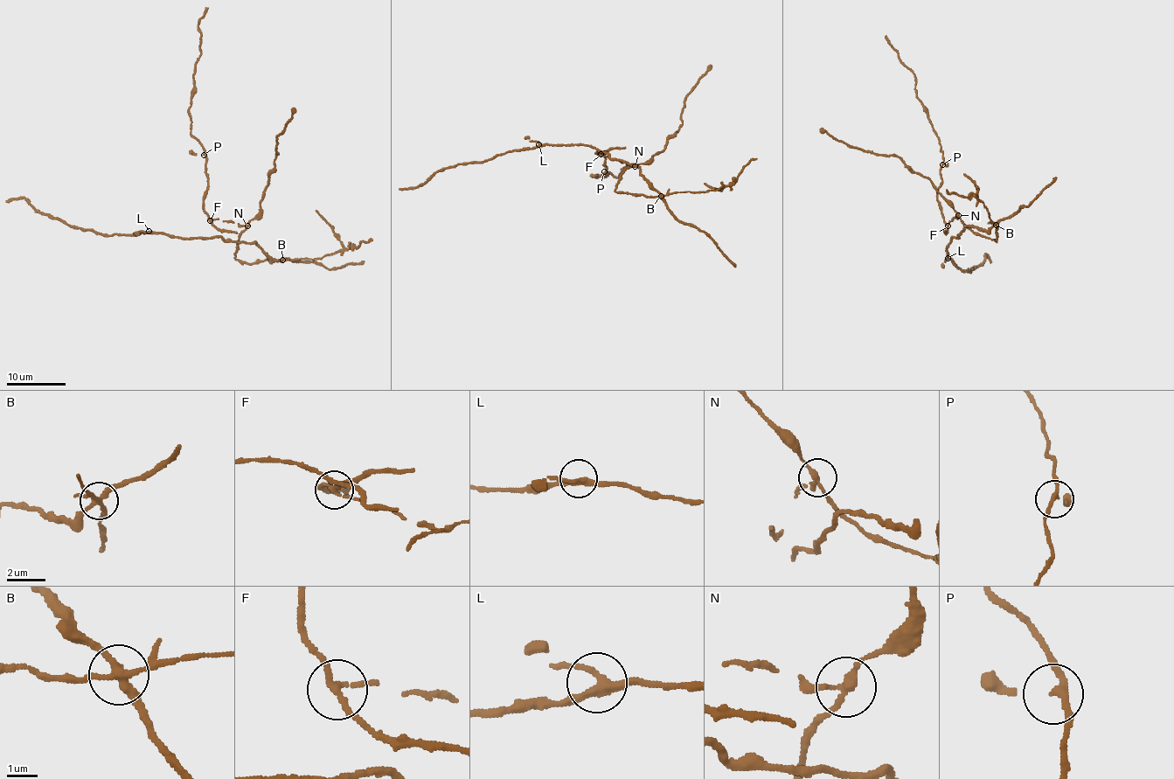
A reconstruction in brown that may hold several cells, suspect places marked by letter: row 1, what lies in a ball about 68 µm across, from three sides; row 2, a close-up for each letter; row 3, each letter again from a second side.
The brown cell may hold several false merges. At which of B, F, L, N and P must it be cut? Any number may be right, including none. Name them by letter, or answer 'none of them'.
B, N

